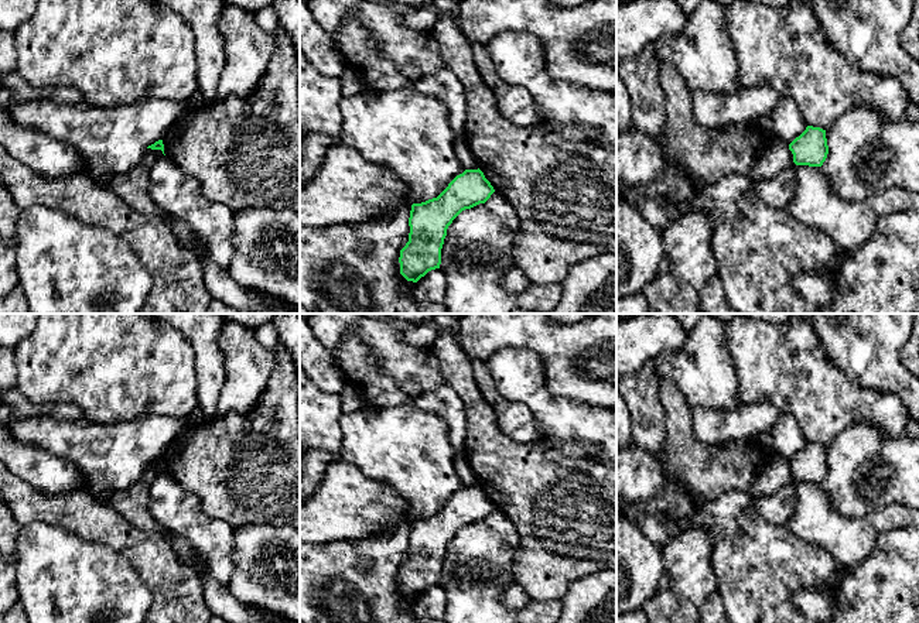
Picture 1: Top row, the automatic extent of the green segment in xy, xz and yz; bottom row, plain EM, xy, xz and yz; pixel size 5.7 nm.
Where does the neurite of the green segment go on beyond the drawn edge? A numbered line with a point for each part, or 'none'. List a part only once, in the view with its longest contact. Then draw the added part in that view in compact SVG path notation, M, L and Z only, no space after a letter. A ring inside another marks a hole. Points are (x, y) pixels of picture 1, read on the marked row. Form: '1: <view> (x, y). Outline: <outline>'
none

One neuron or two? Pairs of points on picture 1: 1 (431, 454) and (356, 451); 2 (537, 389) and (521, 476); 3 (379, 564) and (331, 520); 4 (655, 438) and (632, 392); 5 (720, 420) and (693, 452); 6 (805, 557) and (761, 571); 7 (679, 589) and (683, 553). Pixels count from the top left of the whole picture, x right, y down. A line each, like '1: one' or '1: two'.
1: one
2: two
3: two
4: one
5: two
6: one
7: one

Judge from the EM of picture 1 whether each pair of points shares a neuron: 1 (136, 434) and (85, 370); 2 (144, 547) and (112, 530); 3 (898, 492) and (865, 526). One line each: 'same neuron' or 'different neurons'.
1: different neurons
2: same neuron
3: different neurons

